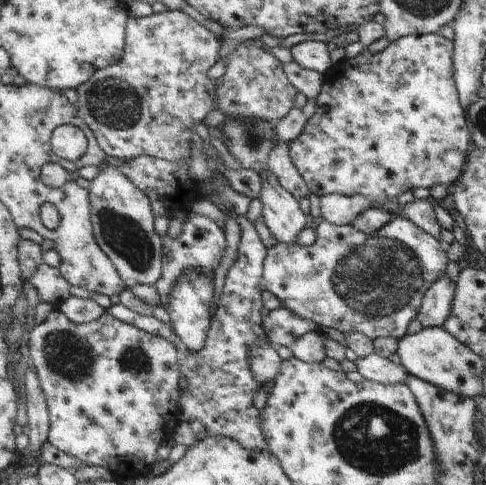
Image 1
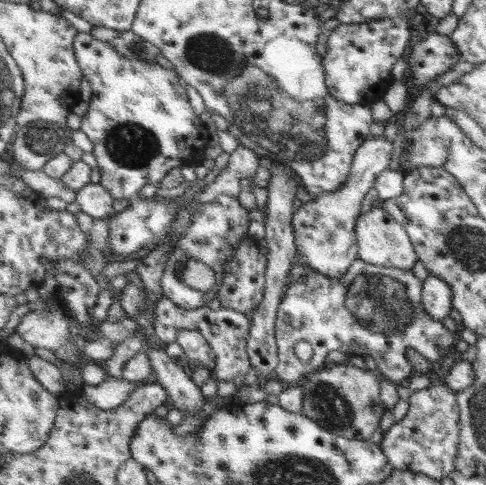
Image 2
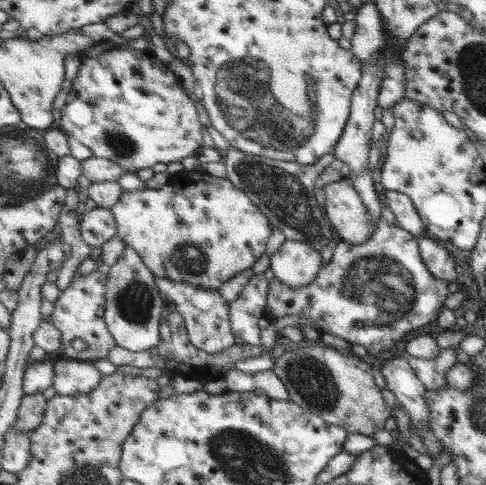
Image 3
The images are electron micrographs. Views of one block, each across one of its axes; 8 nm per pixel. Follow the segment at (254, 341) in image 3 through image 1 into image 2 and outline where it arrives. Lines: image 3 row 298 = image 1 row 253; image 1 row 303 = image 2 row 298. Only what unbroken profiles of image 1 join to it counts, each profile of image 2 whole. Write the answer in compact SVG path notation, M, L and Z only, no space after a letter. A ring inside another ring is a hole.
M245 238L239 246L237 246L237 254L235 258L229 262L227 268L227 276L225 276L225 284L219 290L219 300L223 308L231 308L231 310L239 310L239 312L249 312L249 310L257 310L261 306L261 302L265 300L265 290L267 290L267 268L269 268L269 256L265 254L265 246L261 242L255 242L251 238Z

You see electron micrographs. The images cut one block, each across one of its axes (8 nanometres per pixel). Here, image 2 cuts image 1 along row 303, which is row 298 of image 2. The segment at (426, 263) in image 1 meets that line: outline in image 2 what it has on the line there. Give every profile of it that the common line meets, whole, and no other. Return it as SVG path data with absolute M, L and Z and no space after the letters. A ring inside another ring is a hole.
M357 258L341 278L329 278L305 264L295 264L289 278L277 316L281 362L275 370L275 378L283 380L287 386L303 384L305 376L327 368L327 354L331 350L339 350L347 356L371 356L377 362L381 378L397 384L407 384L415 376L407 350L417 350L431 362L441 362L441 358L451 352L455 334L445 330L441 320L425 310L425 282L421 282L411 270L367 264ZM299 340L309 342L313 348L313 356L307 364L295 354L295 344Z

